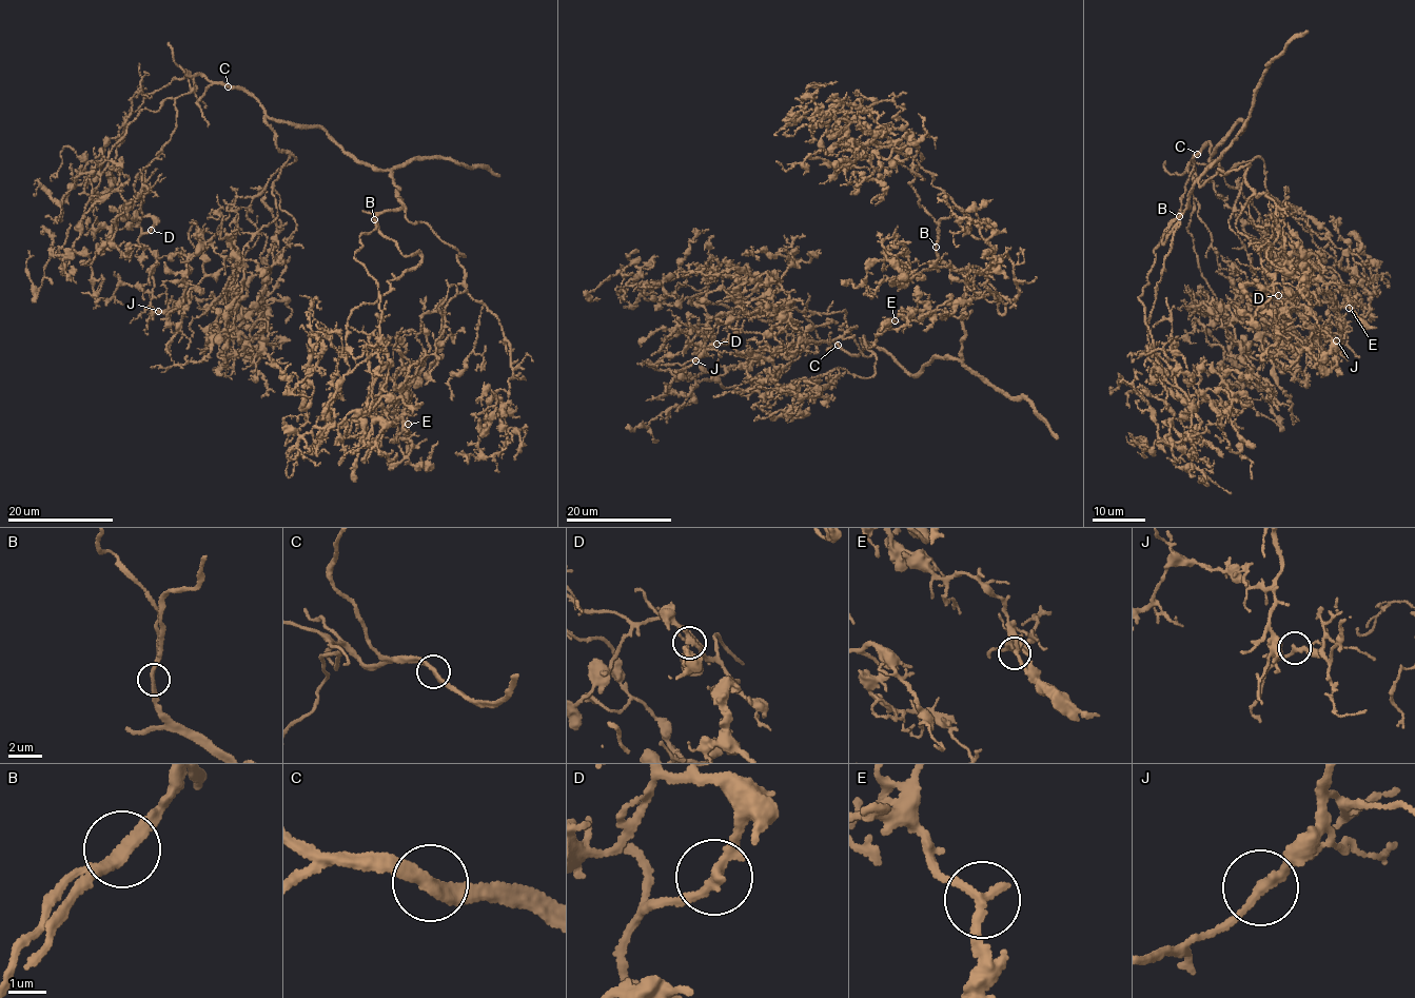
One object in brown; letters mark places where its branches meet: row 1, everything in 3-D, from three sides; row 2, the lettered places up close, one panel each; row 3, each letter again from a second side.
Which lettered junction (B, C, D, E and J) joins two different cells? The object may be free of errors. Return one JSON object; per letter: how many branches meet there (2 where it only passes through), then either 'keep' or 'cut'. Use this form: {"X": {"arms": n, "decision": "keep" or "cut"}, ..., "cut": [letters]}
{"B": {"arms": 2, "decision": "keep"}, "C": {"arms": 2, "decision": "keep"}, "D": {"arms": 2, "decision": "keep"}, "E": {"arms": 2, "decision": "keep"}, "J": {"arms": 2, "decision": "keep"}, "cut": []}

